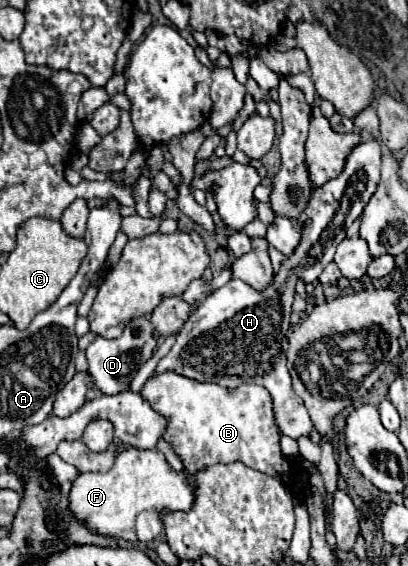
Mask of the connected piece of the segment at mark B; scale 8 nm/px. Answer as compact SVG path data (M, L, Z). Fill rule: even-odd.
M167 371L149 377L141 395L153 411L169 421L163 439L175 449L187 471L199 471L201 467L211 467L215 463L243 461L247 467L271 477L281 477L283 469L283 483L291 485L295 493L305 493L307 487L301 463L297 459L281 457L279 431L273 423L271 395L265 387L243 383L235 389L227 389L215 383L197 383Z

